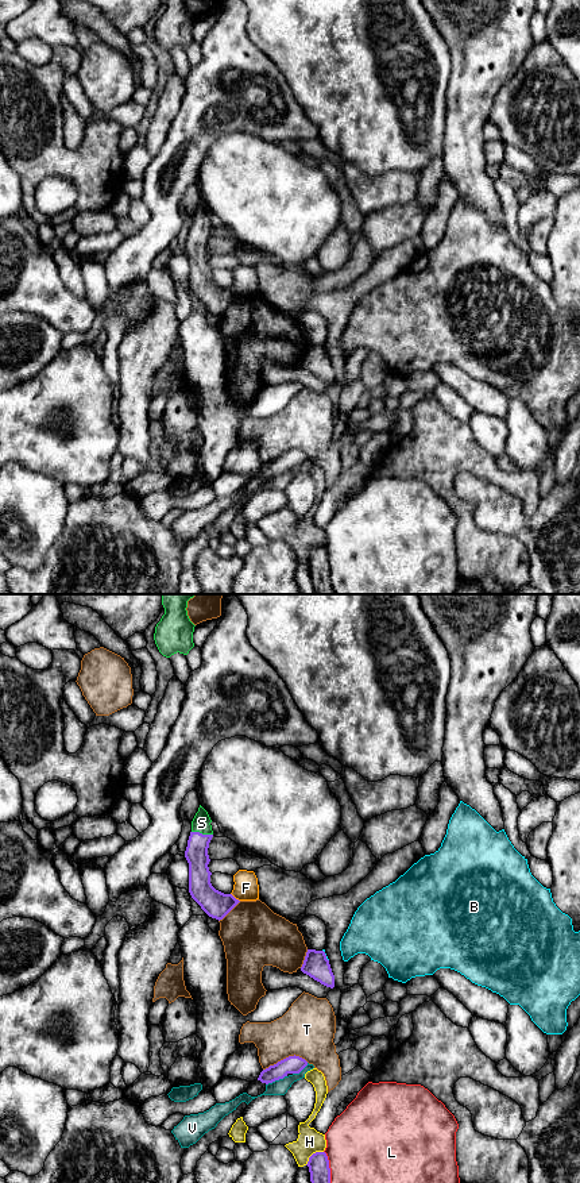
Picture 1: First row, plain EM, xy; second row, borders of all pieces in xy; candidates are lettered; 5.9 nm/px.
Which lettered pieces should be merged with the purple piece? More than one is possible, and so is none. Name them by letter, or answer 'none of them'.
S

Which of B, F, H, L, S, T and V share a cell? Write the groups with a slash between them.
B / F / H / L / S / T / V

